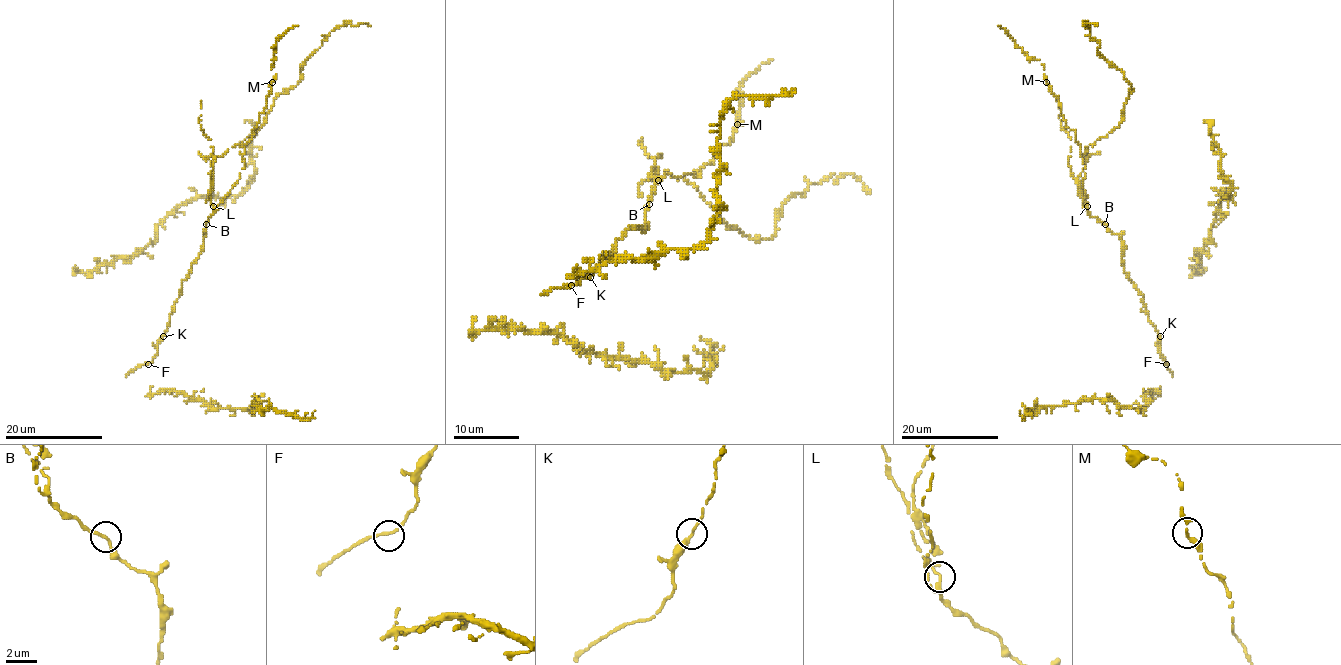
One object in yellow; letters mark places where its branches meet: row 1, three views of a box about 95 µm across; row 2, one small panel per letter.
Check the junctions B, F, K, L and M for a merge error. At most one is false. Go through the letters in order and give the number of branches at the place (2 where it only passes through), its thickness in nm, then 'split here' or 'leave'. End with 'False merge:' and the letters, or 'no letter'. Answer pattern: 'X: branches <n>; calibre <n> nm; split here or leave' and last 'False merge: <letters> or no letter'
B: branches 2; calibre 200 nm; leave
F: branches 2; calibre 200 nm; leave
K: branches 2; calibre 240 nm; leave
L: branches 2; calibre 240 nm; split here
M: branches 2; calibre 240 nm; leave
False merge: L

